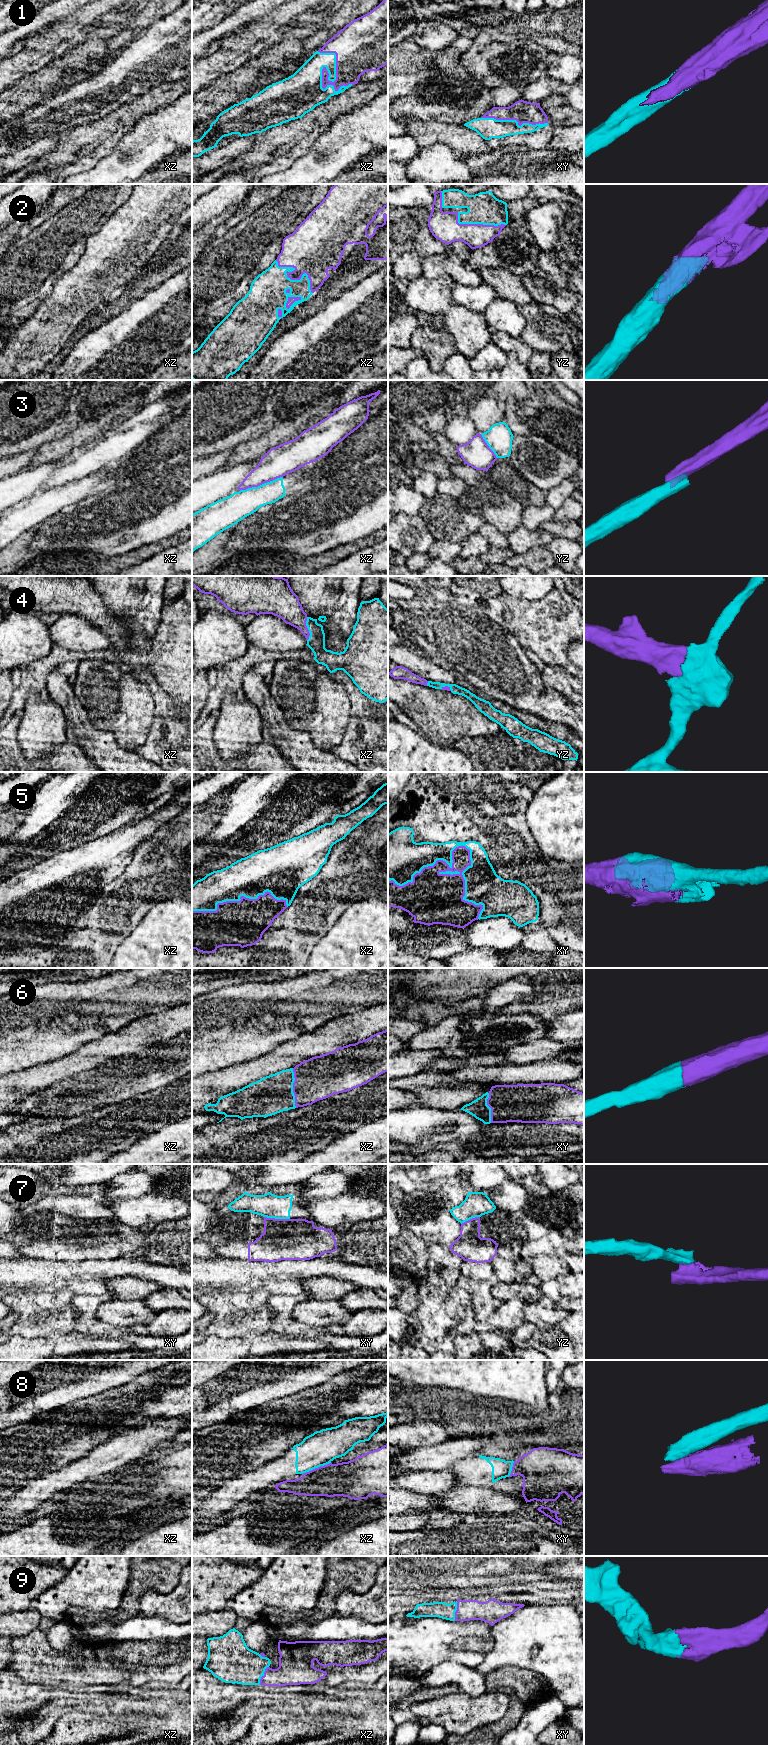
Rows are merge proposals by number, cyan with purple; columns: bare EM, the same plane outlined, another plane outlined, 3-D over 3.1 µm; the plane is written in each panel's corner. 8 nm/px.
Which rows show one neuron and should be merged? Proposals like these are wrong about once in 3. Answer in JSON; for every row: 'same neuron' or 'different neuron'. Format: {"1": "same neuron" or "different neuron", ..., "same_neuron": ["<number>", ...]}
{"1": "same neuron", "2": "same neuron", "3": "different neuron", "4": "same neuron", "5": "same neuron", "6": "same neuron", "7": "different neuron", "8": "different neuron", "9": "same neuron", "same_neuron": ["1", "2", "4", "5", "6", "9"]}

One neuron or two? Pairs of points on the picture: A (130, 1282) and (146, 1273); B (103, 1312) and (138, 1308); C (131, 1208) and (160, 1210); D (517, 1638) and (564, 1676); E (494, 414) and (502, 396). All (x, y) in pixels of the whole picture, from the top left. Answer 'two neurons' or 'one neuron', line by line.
A: two neurons
B: one neuron
C: one neuron
D: one neuron
E: two neurons

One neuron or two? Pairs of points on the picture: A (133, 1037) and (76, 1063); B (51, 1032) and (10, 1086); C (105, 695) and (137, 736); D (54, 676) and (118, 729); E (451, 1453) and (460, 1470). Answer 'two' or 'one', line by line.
A: one
B: two
C: one
D: two
E: two

